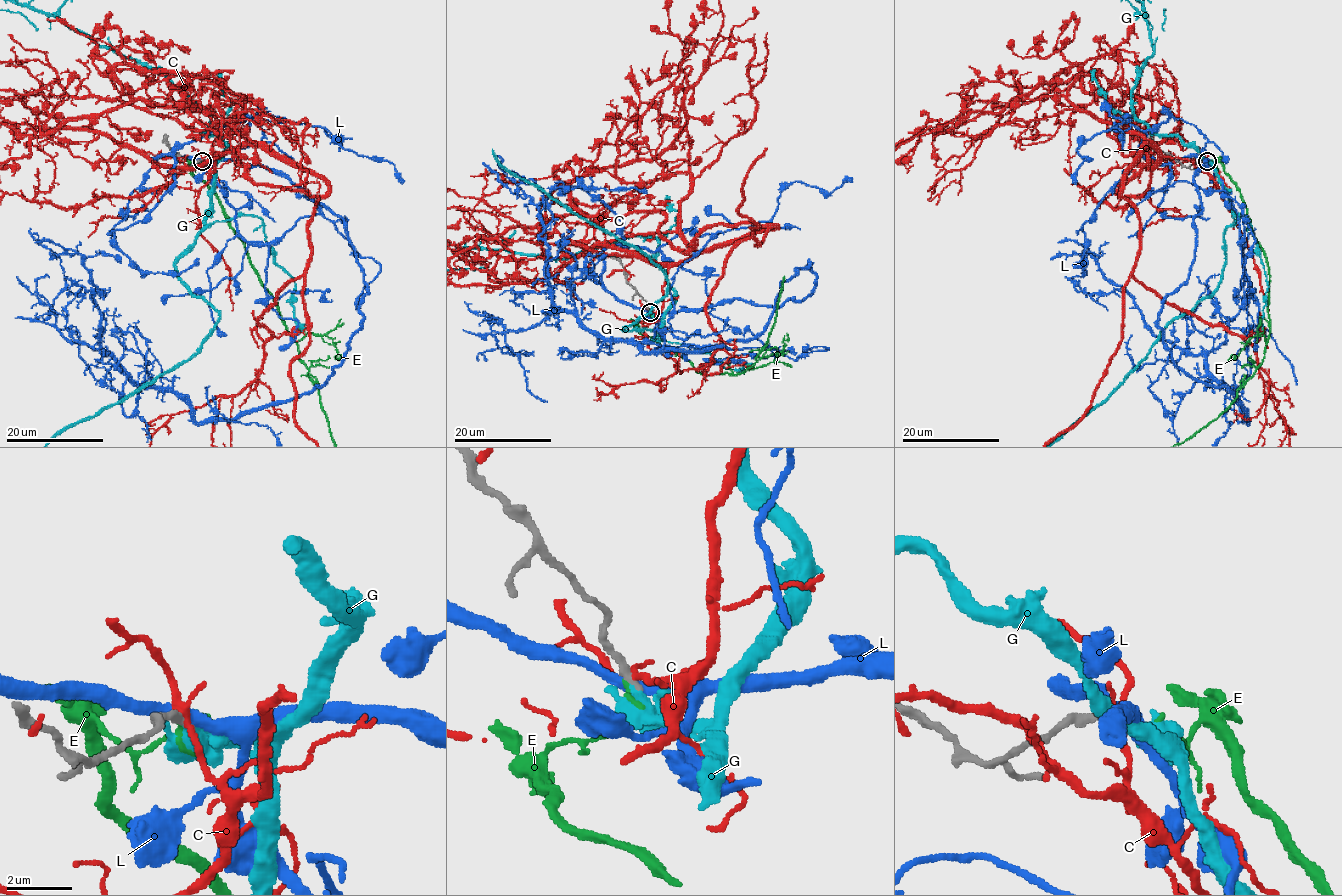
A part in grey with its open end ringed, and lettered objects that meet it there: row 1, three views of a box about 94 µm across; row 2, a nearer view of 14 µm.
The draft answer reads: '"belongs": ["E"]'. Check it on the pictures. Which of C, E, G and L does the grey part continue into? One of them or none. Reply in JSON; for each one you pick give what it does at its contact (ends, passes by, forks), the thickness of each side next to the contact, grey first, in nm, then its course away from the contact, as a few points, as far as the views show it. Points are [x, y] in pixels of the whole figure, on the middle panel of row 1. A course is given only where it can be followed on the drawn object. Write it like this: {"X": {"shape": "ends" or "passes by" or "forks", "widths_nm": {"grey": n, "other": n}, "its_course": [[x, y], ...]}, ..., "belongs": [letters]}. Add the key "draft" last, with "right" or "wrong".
{"G": {"shape": "passes by", "widths_nm": {"grey": 240, "other": 300}}, "belongs": ["G"], "draft": "wrong"}

